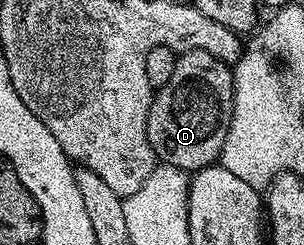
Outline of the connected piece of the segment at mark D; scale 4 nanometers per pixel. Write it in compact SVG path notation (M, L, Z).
M204 50L181 53L172 79L153 93L148 107L148 142L161 163L176 166L187 174L211 167L222 155L224 138L232 122L231 65Z

